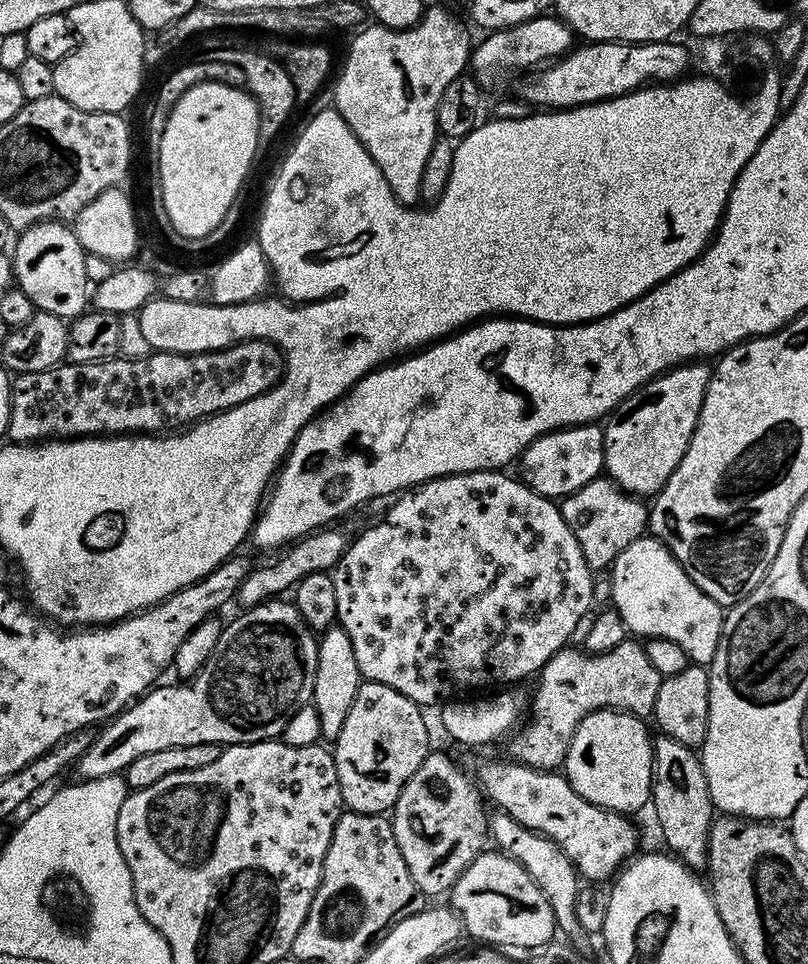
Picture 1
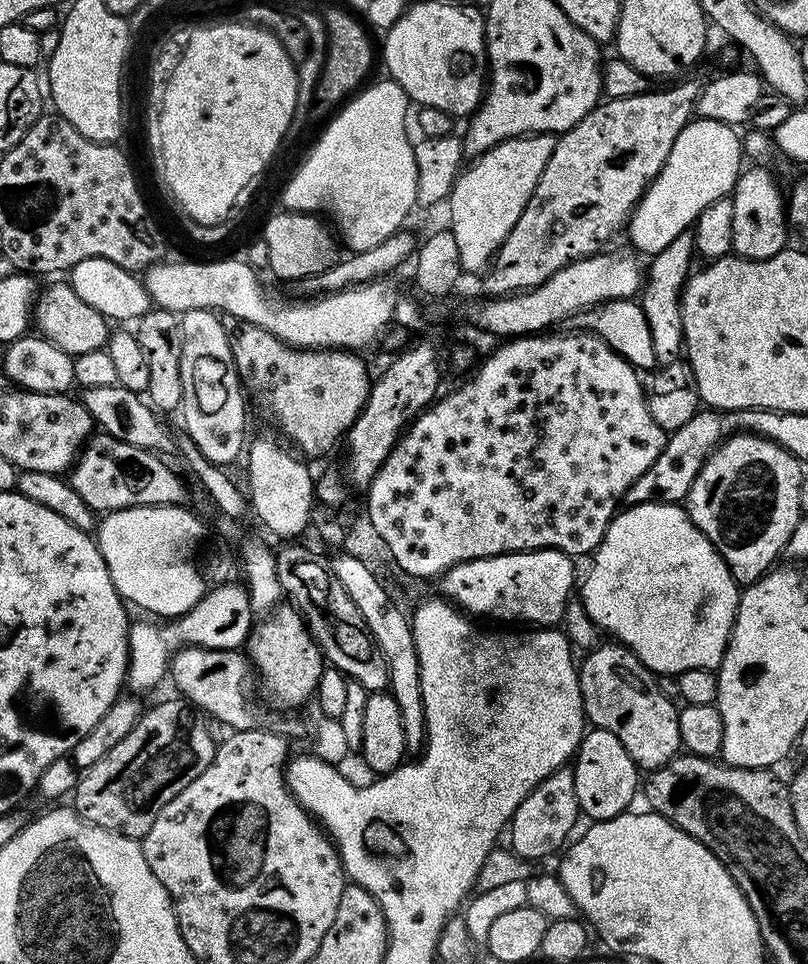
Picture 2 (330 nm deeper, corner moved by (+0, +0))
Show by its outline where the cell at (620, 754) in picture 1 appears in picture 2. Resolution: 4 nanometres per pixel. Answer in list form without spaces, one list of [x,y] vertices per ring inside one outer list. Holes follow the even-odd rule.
[[[589,727],[585,731],[580,740],[580,747],[576,750],[571,770],[574,774],[578,806],[585,817],[589,816],[589,821],[609,820],[621,816],[633,807],[632,799],[635,798],[636,792],[638,796],[641,773],[630,754],[626,754],[626,746],[622,746],[622,742],[618,742],[618,738],[610,734],[610,730]]]

